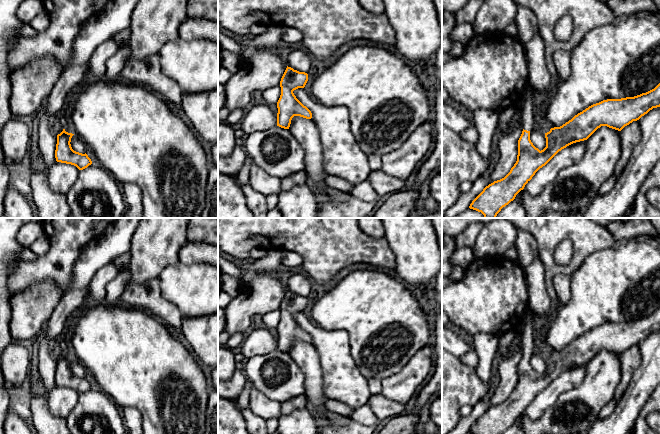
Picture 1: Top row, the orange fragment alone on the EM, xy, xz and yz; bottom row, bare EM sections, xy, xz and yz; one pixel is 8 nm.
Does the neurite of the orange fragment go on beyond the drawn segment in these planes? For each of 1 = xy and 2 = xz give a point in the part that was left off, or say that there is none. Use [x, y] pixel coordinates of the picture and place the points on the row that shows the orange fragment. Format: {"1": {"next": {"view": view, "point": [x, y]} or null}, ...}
{"1": {"next": null}, "2": {"next": null}}

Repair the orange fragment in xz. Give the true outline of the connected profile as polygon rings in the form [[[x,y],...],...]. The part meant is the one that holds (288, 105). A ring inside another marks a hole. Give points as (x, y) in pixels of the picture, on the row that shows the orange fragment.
[[[287,66],[280,81],[281,95],[277,102],[277,126],[289,129],[294,116],[312,118],[311,111],[293,93],[298,88],[304,88],[307,81],[307,73],[299,72]]]

